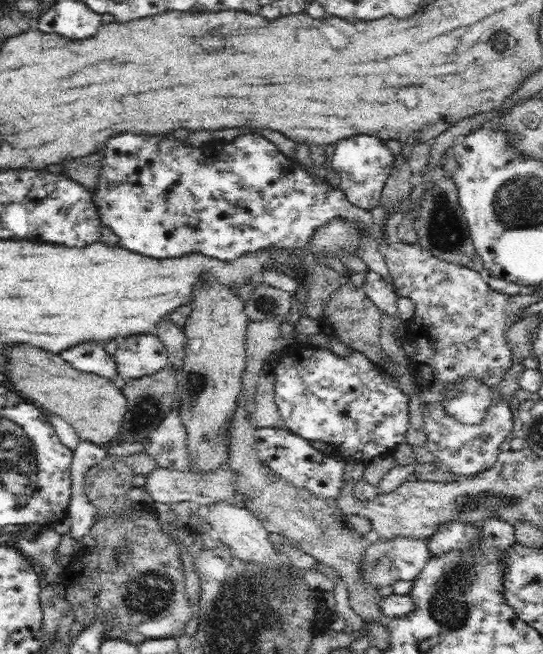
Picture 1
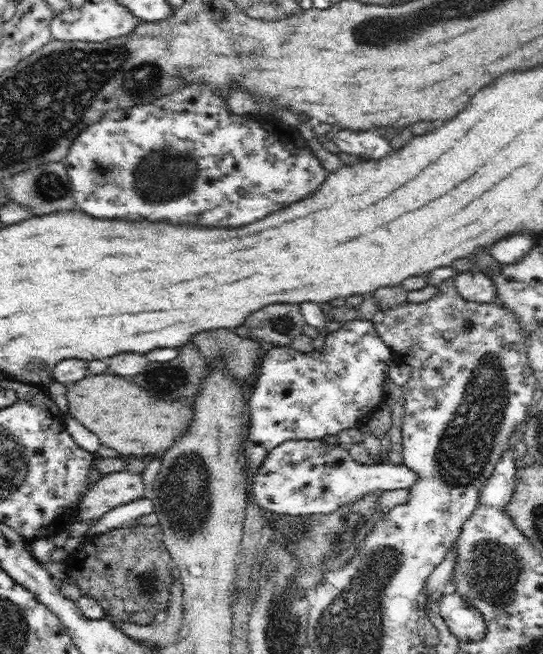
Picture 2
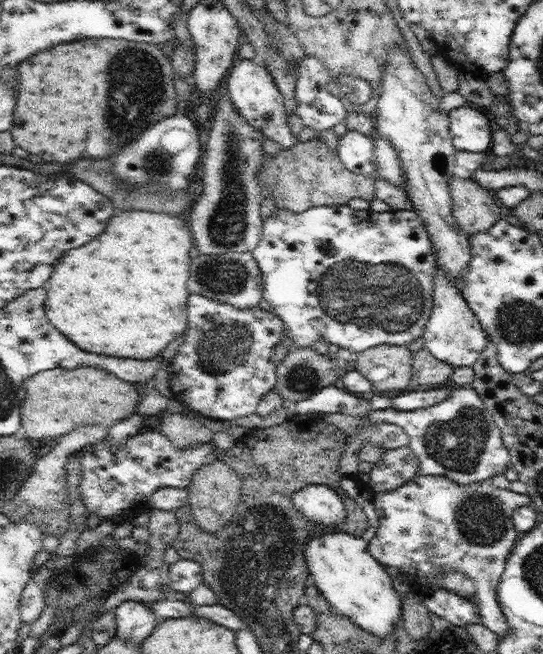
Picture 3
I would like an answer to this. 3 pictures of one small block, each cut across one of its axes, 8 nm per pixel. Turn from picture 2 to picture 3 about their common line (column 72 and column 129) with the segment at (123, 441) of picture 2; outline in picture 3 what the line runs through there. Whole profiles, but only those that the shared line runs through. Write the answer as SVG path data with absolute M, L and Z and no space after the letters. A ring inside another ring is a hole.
M82 366L76 370L64 370L61 367L44 370L26 379L24 390L26 395L21 408L21 431L24 431L26 436L39 441L48 437L59 438L85 424L97 424L109 429L119 420L136 413L138 403L141 401L136 384L124 382L114 374L106 372L104 368L96 368L96 366L94 368Z

